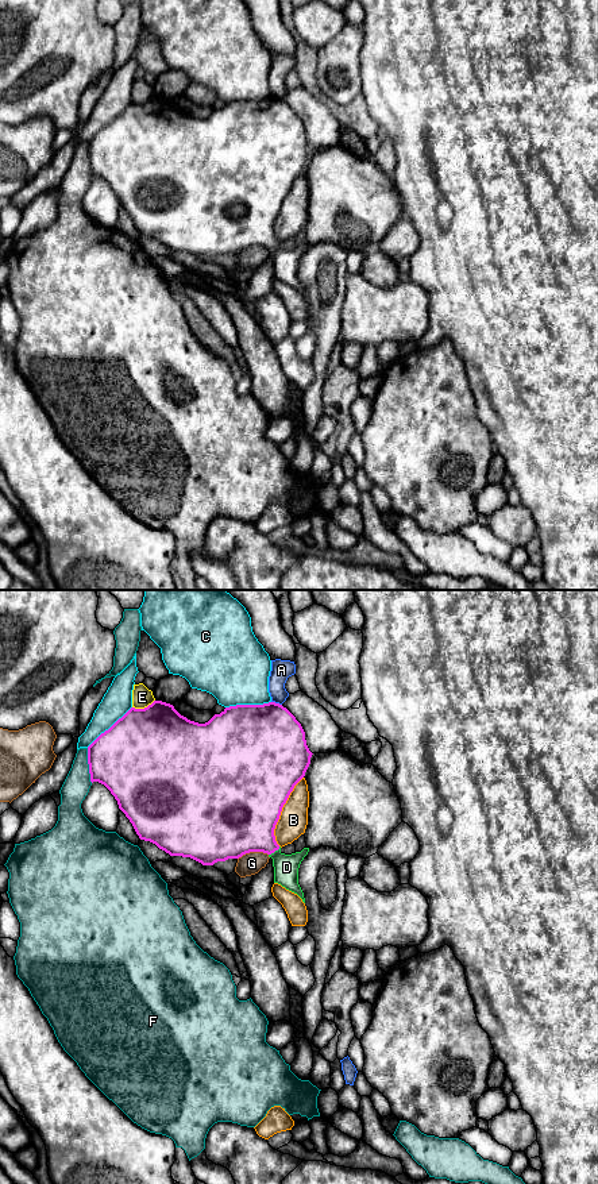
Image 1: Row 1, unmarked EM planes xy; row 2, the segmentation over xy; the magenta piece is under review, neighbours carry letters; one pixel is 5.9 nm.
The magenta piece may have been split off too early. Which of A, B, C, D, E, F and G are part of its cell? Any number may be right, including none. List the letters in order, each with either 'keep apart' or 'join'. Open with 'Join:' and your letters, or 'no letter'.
Join: D
A: keep apart
B: keep apart
C: keep apart
D: join
E: keep apart
F: keep apart
G: keep apart

